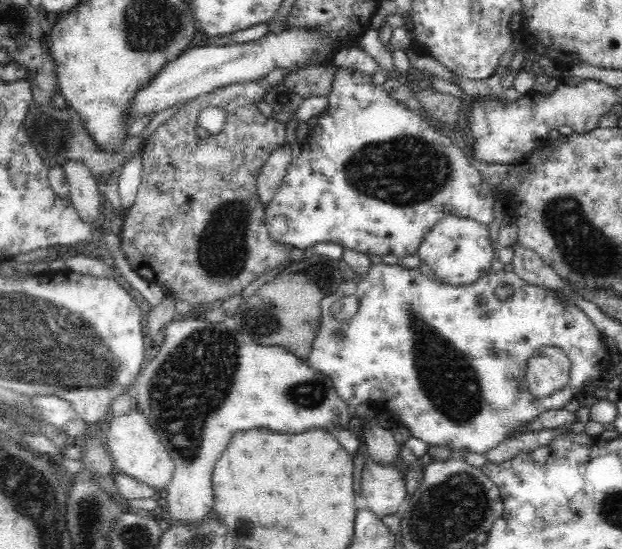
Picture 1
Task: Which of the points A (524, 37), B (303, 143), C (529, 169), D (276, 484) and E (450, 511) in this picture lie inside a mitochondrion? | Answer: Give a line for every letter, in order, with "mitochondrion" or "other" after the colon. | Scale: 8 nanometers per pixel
A: other
B: other
C: other
D: other
E: mitochondrion

